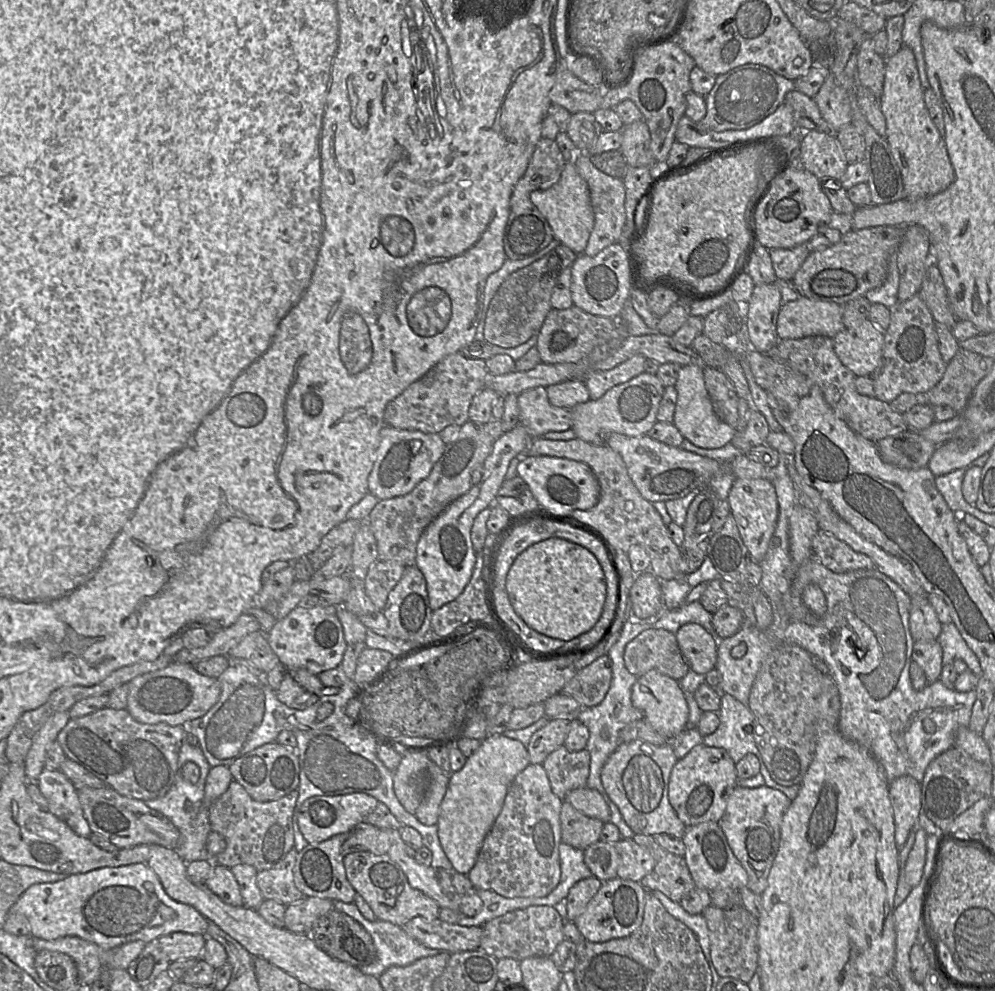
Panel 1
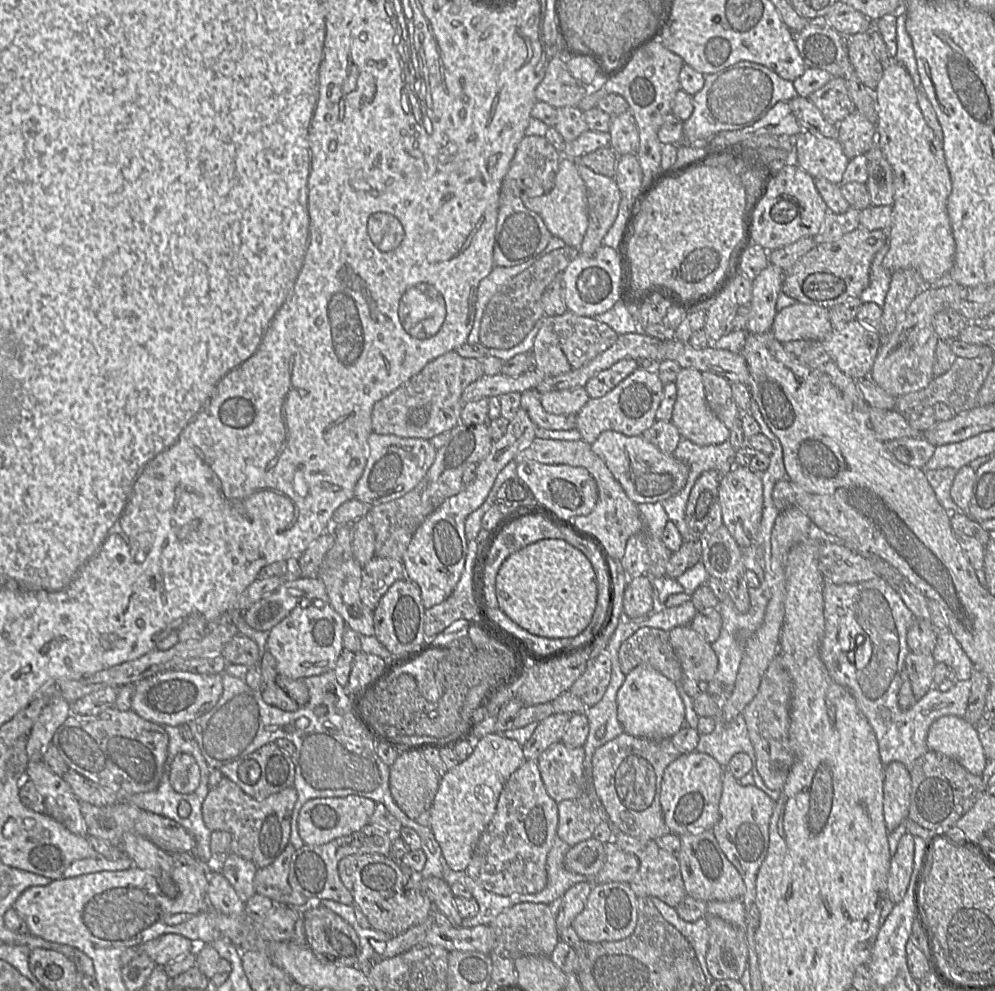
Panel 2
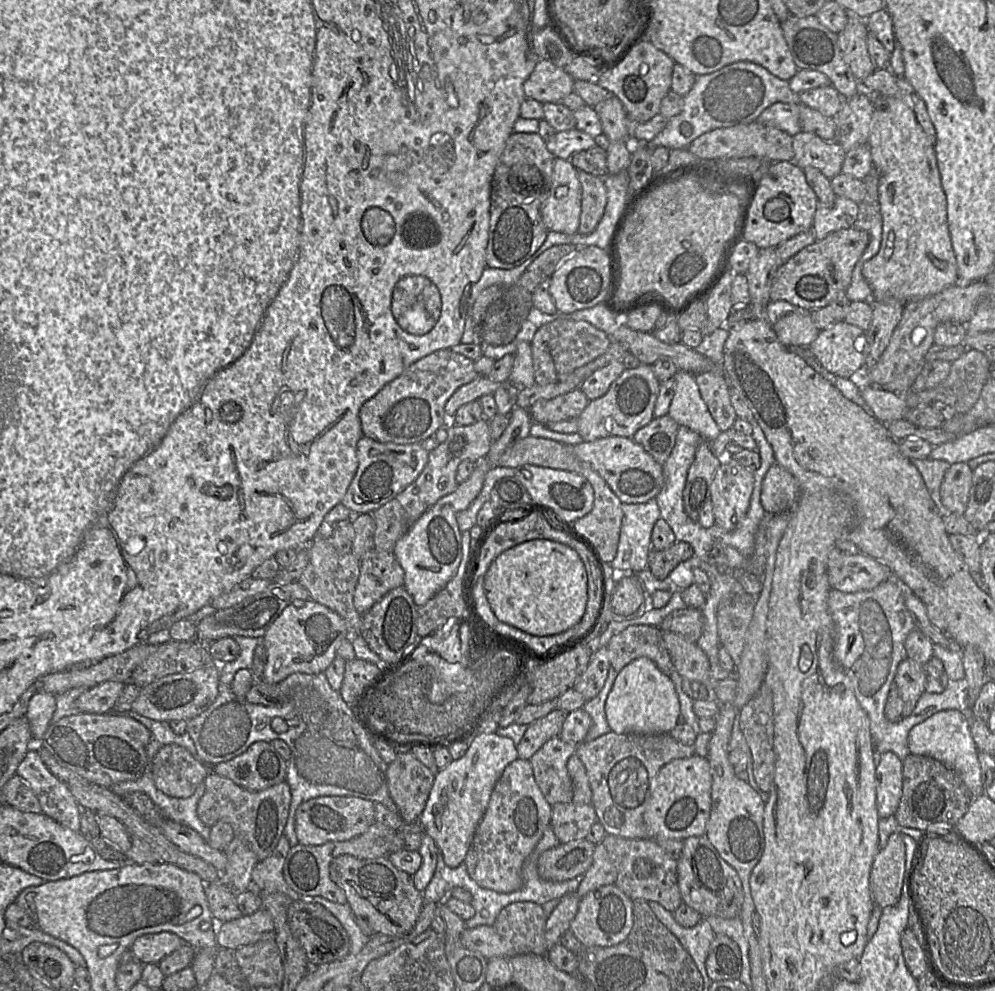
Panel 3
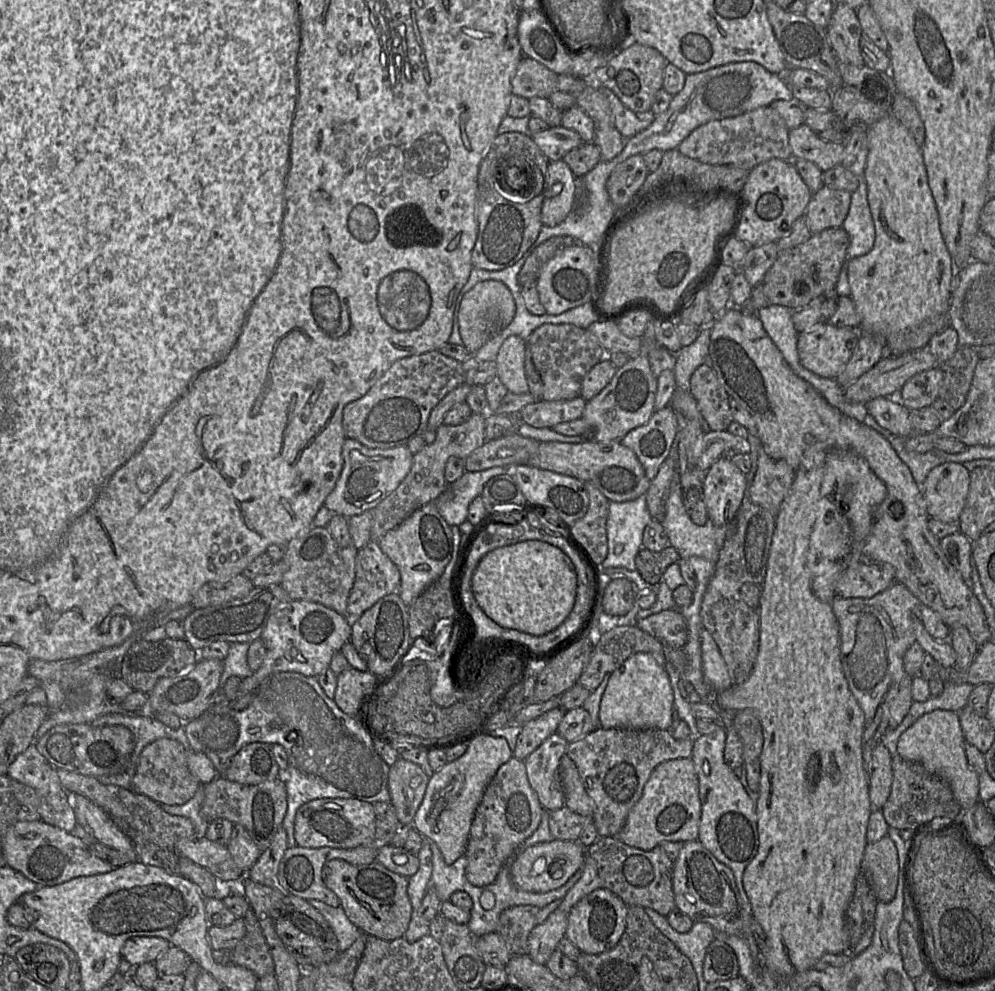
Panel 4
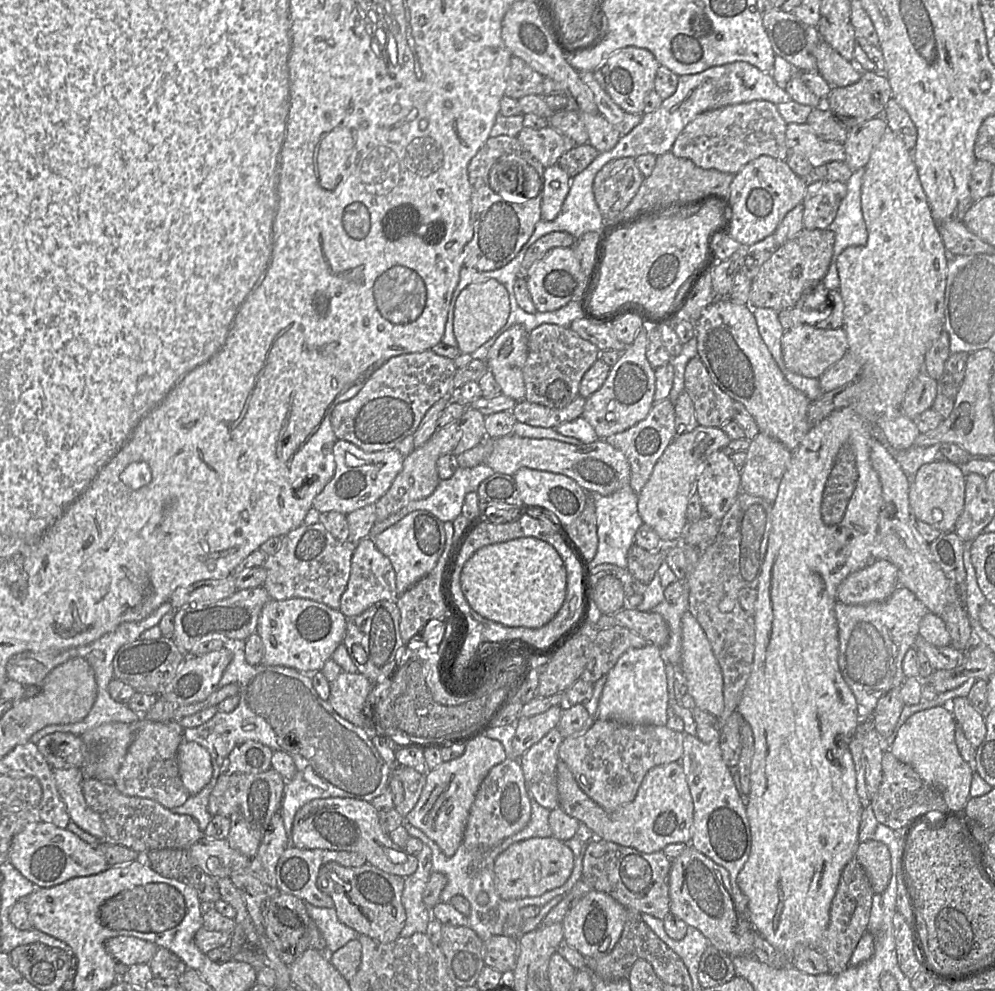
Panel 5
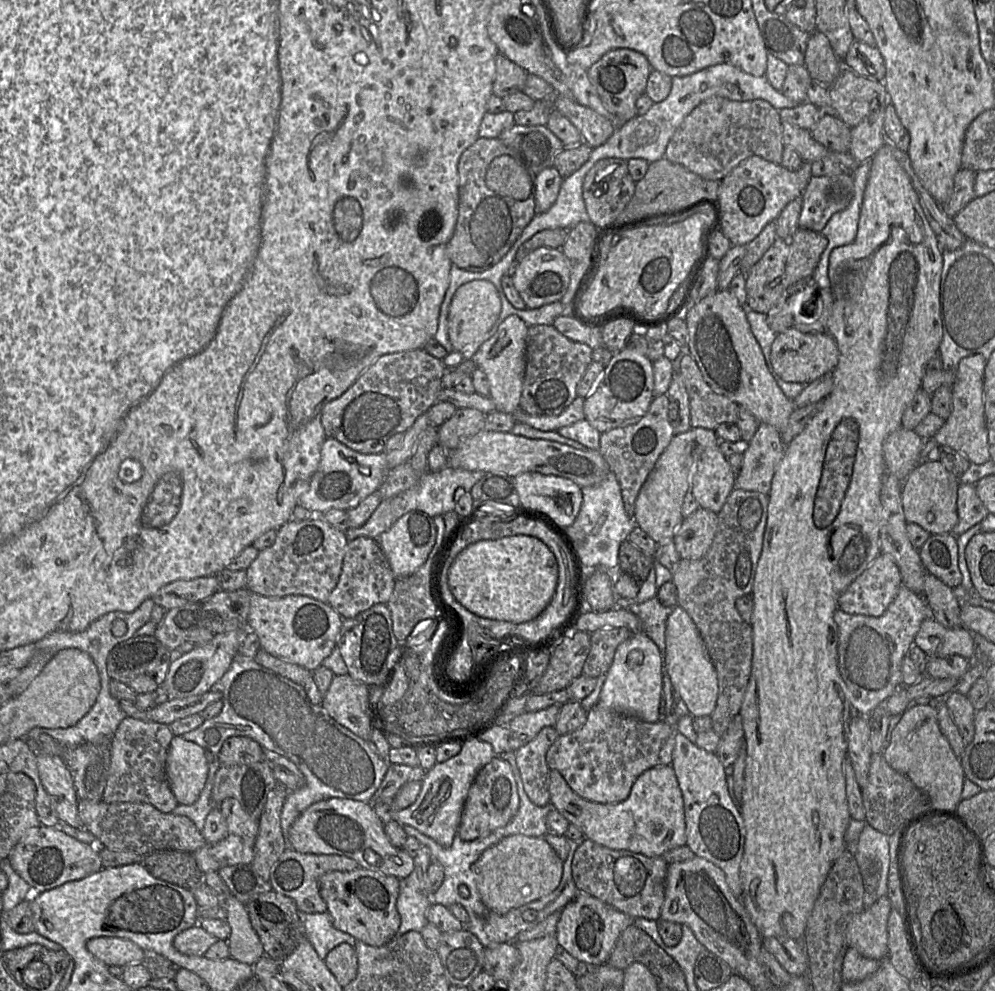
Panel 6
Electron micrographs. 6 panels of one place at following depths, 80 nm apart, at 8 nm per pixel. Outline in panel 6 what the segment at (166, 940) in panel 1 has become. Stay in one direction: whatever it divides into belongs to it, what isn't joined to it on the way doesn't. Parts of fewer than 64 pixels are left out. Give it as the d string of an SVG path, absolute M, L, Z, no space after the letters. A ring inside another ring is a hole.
M96 937L87 941L87 950L107 966L125 967L142 963L147 953L134 942L117 937Z

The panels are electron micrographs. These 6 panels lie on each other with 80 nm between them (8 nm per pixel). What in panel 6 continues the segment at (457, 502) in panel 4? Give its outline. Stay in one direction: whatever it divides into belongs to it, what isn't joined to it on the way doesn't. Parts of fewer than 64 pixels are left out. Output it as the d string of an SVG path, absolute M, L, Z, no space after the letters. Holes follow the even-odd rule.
M446 467L438 472L428 471L420 476L418 483L412 488L394 497L382 500L364 525L358 528L349 528L345 532L345 536L348 542L360 536L376 539L409 511L422 511L430 517L437 515L443 516L447 512L454 511L454 493L456 489L463 488L466 492L470 492L474 484L485 474L486 472L479 470L468 471L464 469L453 469L451 467Z

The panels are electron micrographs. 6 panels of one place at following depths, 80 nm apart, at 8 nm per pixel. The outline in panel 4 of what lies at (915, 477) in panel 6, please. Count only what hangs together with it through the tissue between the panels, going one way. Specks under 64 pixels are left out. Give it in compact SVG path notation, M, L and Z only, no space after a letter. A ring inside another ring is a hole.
M944 462L934 467L921 486L930 518L944 523L958 521L969 484L970 471L962 463Z

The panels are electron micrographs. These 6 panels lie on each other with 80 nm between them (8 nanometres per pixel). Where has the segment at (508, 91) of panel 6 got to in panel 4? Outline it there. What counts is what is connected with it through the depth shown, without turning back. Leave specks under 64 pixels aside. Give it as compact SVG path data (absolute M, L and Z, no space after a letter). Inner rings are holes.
M523 57L512 78L512 95L549 98L557 90L557 74L529 57Z

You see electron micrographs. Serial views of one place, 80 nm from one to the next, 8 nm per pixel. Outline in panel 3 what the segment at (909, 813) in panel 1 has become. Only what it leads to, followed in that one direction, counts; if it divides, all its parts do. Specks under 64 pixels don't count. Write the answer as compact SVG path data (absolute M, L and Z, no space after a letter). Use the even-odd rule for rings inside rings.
M893 752L877 755L876 803L880 818L893 816L898 808L903 785L902 761Z

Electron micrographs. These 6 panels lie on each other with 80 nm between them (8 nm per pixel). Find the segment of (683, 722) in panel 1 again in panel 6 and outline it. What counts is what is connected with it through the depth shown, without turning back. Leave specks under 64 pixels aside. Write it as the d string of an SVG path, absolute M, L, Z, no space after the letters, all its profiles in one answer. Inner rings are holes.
M643 631L633 633L615 651L613 662L606 673L598 704L645 722L660 721L662 666L663 657L654 641Z

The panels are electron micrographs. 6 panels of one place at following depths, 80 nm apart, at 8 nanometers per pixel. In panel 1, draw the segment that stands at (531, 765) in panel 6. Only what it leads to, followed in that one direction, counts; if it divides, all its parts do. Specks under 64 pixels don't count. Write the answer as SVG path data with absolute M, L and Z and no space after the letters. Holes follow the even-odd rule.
M563 745L547 756L542 764L552 792L562 801L575 789L584 788L590 772L587 749L570 752Z

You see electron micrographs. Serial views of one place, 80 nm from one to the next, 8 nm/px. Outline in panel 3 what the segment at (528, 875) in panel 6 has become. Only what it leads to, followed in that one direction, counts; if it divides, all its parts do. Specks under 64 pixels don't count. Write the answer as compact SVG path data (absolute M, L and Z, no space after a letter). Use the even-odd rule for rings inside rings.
M583 840L560 843L538 859L538 874L547 881L562 882L584 875L593 862L596 845Z

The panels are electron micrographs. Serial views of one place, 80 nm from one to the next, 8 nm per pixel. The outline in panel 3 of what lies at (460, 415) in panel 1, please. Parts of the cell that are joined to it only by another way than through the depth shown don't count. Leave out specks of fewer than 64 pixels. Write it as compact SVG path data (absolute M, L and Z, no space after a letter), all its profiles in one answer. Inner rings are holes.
M451 349L438 350L419 359L363 404L359 413L363 435L380 443L394 444L427 439L449 425L445 405L453 393L478 376L474 361Z

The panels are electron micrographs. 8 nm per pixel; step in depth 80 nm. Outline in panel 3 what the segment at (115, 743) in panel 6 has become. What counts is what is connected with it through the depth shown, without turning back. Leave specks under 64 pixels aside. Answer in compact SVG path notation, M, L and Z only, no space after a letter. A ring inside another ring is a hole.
M167 744L161 747L150 760L150 773L158 790L173 798L188 798L209 774L206 764L196 759L185 747Z

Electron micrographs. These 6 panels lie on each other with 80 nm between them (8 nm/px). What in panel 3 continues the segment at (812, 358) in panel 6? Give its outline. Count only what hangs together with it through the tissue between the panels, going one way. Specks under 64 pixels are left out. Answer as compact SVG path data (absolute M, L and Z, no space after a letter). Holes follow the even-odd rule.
M843 321L820 330L808 348L828 372L860 381L865 344L865 330Z

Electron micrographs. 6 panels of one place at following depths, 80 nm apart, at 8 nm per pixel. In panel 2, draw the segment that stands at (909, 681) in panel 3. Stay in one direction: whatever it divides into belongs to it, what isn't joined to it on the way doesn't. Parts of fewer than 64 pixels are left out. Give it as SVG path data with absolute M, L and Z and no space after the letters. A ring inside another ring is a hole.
M909 652L904 669L907 672L915 702L923 697L935 685L933 681L936 660L933 654Z

